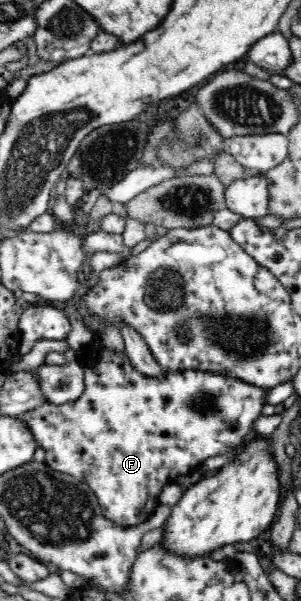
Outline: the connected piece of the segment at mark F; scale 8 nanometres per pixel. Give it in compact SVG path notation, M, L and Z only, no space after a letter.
M95 336L91 345L85 344L75 352L81 353L73 355L73 360L77 360L81 364L81 368L85 371L85 389L83 389L83 395L75 401L67 401L61 405L53 404L48 400L39 405L37 409L31 409L23 415L17 415L17 418L21 418L21 421L25 422L25 425L29 426L35 440L37 440L38 447L42 447L46 451L45 462L51 469L71 475L77 479L86 483L97 496L100 503L103 515L107 519L115 522L119 526L123 527L135 527L138 523L145 523L156 510L158 506L157 497L163 487L169 487L169 484L177 484L180 482L184 475L199 474L202 475L206 471L205 460L209 457L215 457L215 455L223 455L223 453L236 452L239 447L243 447L245 443L251 441L256 435L252 431L252 423L259 417L262 407L267 404L264 403L265 394L269 393L269 390L262 387L255 387L254 385L241 382L231 378L229 376L221 375L219 372L203 372L197 371L197 369L184 370L179 372L165 372L162 377L159 378L147 378L141 374L141 372L135 371L135 368L131 365L129 359L127 359L126 352L119 354L113 350L107 350L105 347L101 347L98 343L100 341L99 336Z

